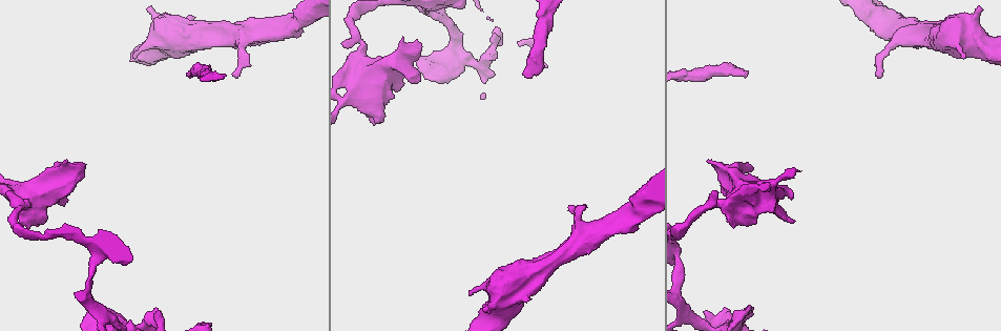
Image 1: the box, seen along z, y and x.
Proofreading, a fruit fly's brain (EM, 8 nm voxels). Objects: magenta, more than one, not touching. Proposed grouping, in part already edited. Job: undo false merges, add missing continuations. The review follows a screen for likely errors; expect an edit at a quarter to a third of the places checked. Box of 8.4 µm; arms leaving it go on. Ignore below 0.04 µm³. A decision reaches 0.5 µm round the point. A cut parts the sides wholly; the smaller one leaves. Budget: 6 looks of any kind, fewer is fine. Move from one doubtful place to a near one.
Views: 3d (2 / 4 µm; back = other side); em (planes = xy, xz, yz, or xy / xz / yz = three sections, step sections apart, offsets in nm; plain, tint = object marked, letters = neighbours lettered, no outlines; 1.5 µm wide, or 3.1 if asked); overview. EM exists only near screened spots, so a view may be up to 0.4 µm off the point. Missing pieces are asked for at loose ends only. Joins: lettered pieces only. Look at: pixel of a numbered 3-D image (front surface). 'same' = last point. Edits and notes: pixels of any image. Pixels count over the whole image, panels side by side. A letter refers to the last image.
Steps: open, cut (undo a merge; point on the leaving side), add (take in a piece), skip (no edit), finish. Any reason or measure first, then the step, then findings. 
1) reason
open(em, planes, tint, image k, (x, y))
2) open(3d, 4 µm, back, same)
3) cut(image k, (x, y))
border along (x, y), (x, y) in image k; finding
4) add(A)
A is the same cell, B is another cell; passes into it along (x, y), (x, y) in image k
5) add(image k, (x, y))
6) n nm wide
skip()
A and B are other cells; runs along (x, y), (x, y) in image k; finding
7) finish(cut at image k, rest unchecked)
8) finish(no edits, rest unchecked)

open(3d, 4 µm, image 1, (25, 205))

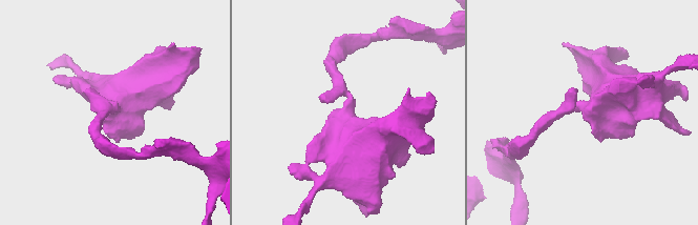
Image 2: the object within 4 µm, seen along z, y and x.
need the tissue
open(em, xz, step 8, letters, image 2, (107, 109))

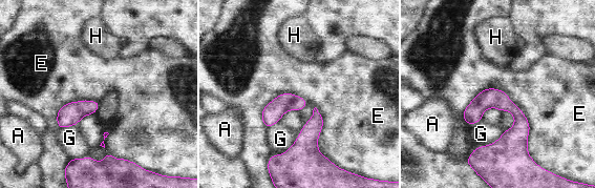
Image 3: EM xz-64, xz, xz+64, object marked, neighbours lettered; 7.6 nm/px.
open(em, planes, letters, same)

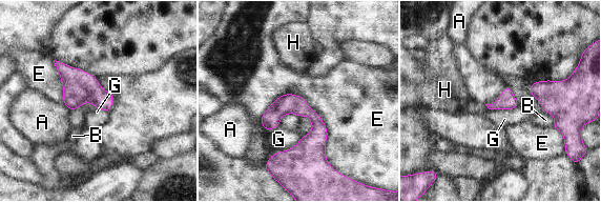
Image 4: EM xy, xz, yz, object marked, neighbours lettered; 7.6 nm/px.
skip()
A, B, E, G and H are other cells; border along (280, 95), (322, 119), (332, 165) in image 4; all the same neuron

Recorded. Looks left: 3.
branch stops here
open(3d, 4 µm, image 1, (792, 199))

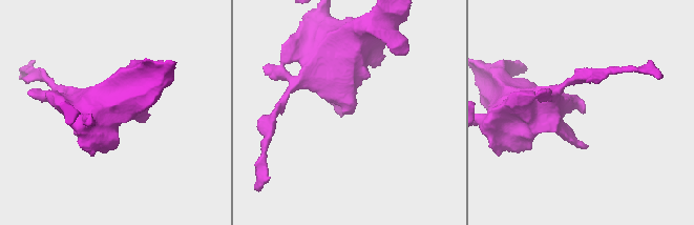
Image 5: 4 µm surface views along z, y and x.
open(em, xz, step 4, letters, image 5, (585, 111))

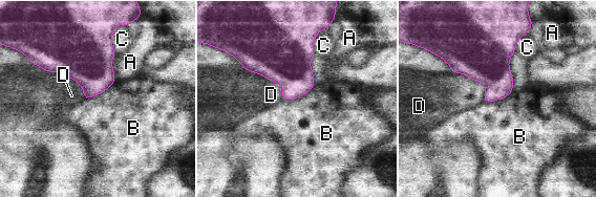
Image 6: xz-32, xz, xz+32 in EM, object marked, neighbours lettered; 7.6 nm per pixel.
D touches over 320 nm
skip()
A, B, C and D are other cells; border along (314, 87), (300, 96), (282, 101) in image 6; none of them fits

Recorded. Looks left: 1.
an open end
open(em, planes, letters, image 1, (568, 207))

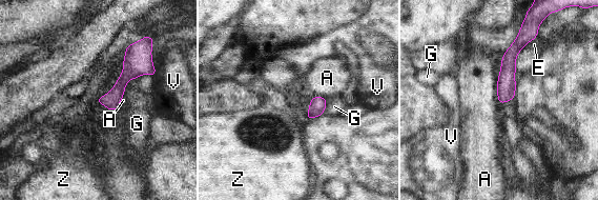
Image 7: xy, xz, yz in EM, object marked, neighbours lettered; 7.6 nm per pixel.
130 nm wide
skip()
A, E, G, V and Z are other cells; no lettered piece goes on from it

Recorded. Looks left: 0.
finish(no edits, rest unchecked)

